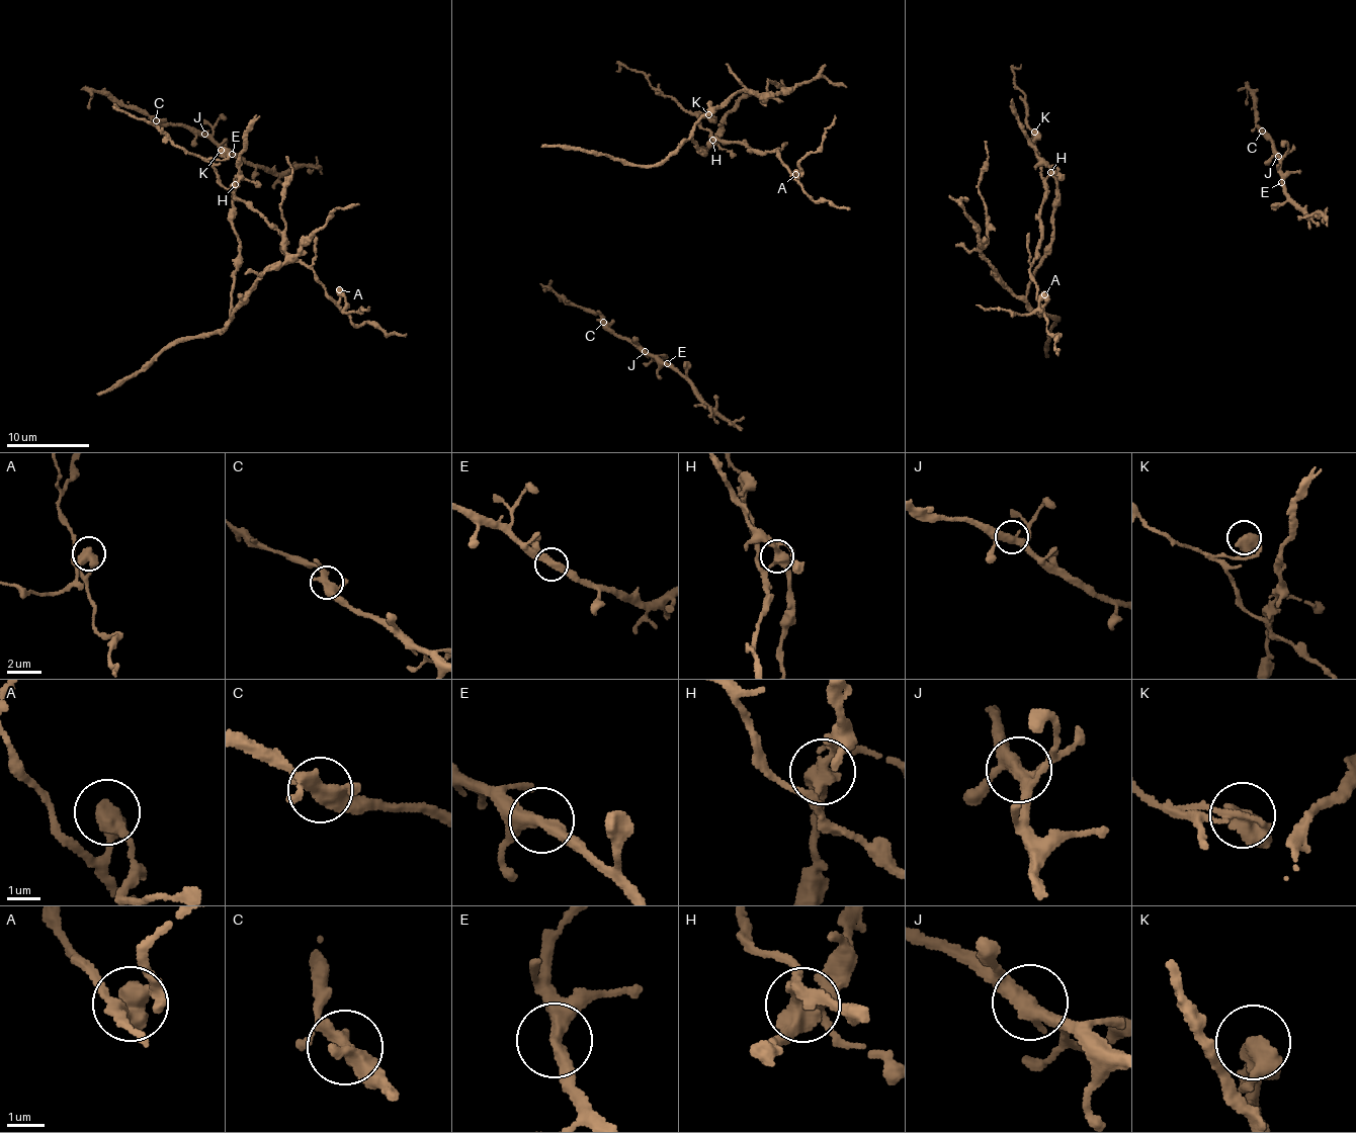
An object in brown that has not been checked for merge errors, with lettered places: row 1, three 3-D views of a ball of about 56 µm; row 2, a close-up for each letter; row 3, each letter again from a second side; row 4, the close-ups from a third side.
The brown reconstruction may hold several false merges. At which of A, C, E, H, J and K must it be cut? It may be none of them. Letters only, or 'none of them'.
A, H

